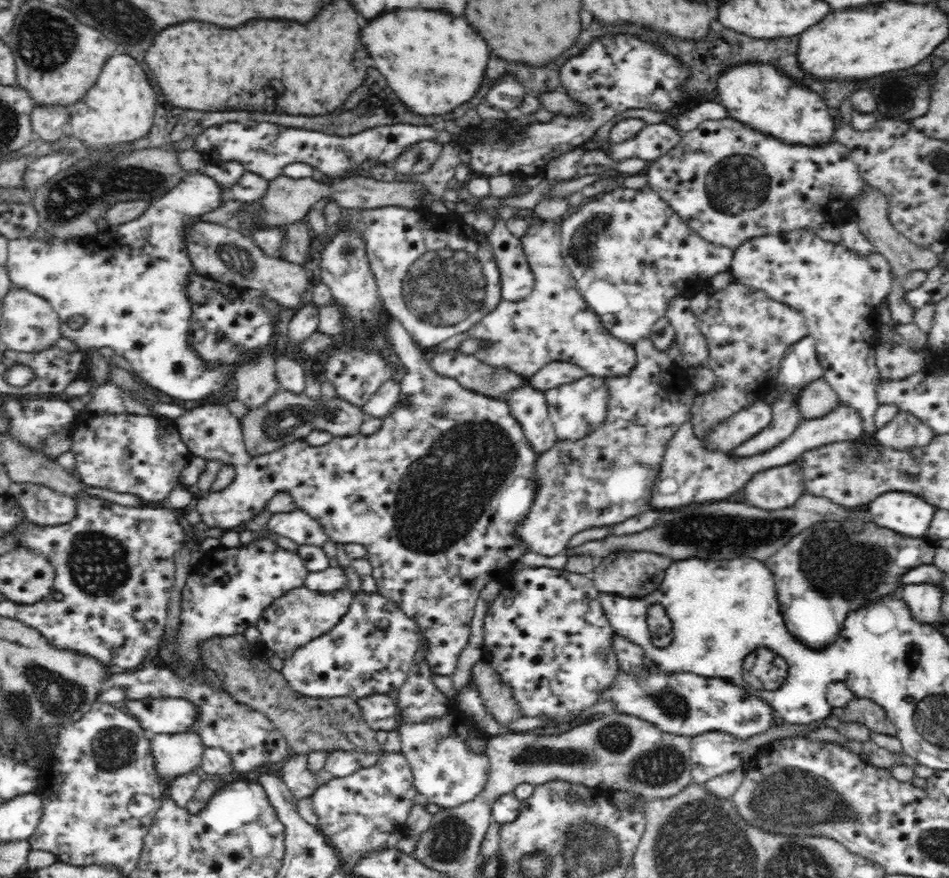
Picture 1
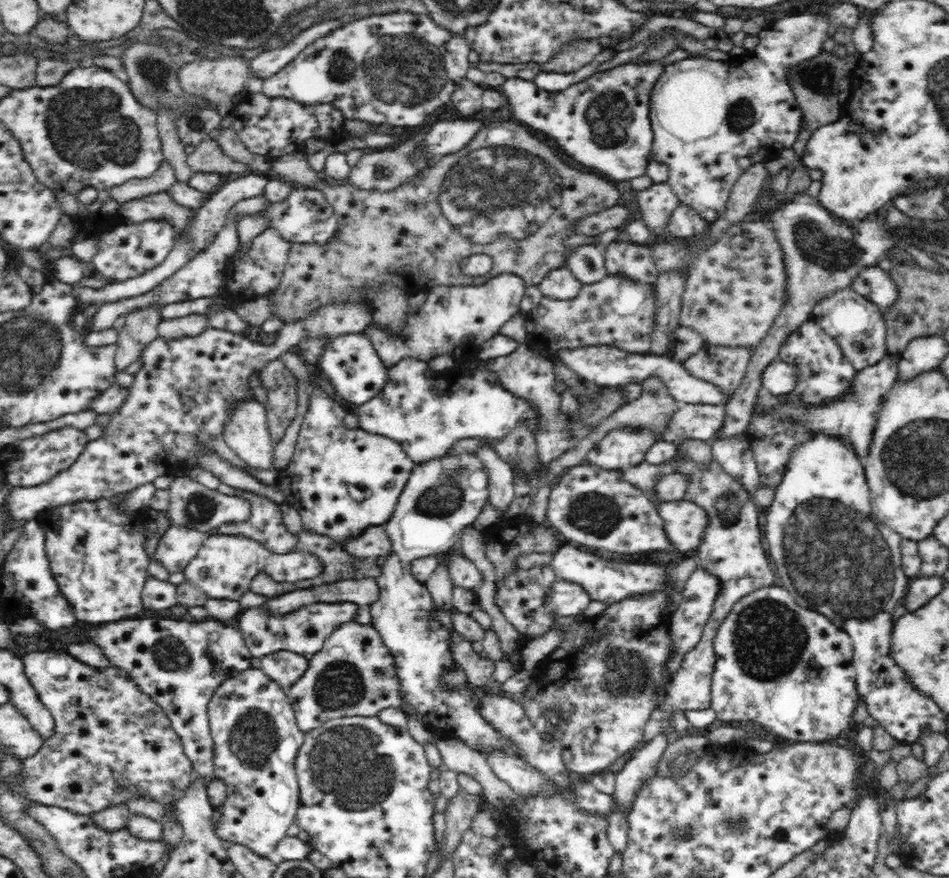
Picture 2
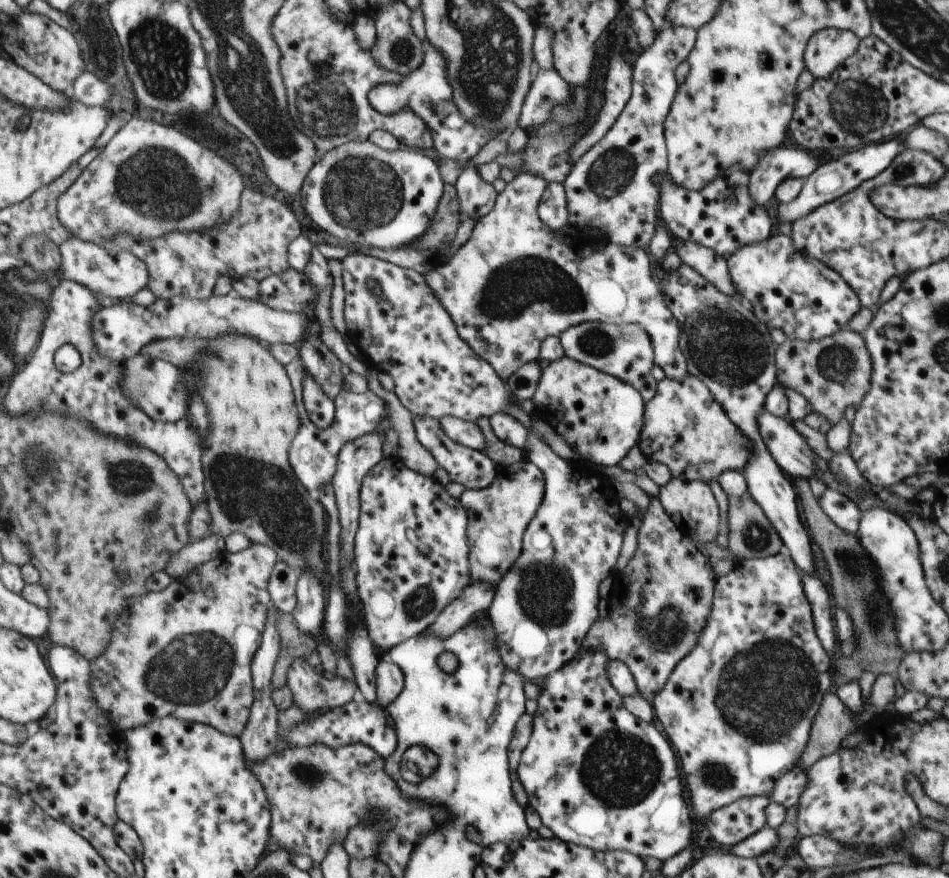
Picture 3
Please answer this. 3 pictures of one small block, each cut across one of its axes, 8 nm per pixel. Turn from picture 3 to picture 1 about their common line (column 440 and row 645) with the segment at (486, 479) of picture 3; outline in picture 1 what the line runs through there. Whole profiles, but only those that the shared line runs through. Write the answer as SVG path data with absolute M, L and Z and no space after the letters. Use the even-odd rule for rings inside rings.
M392 316L388 324L384 324L384 331L388 333L388 341L394 346L394 354L398 355L400 362L406 368L406 374L400 383L399 403L392 408L392 412L382 419L379 430L375 433L362 436L360 433L346 435L345 437L333 436L328 444L322 446L312 446L305 439L295 439L290 444L285 444L276 448L272 452L252 456L244 447L241 431L241 419L236 418L229 410L227 405L212 404L212 406L202 406L202 408L193 408L188 411L183 410L179 417L175 418L176 428L180 431L181 438L185 445L189 447L192 456L208 460L217 460L222 465L233 466L235 477L230 486L226 486L220 492L208 492L205 495L198 496L193 503L193 507L199 512L201 522L206 528L222 528L226 530L239 529L244 524L252 520L257 514L265 510L267 502L279 492L288 493L294 498L298 509L304 510L306 514L312 515L324 527L325 533L330 535L331 543L341 545L343 543L354 543L366 548L368 552L367 560L370 562L374 572L372 578L378 585L377 593L384 598L394 602L401 608L402 612L410 618L416 620L417 626L422 632L425 632L421 641L420 658L427 660L428 666L433 673L442 676L451 676L456 672L456 664L462 650L466 648L471 635L471 621L475 612L475 604L480 597L480 592L490 583L495 581L495 577L500 570L513 565L521 556L530 552L526 547L518 545L511 536L515 526L522 520L522 514L530 510L531 502L535 496L537 482L534 480L534 466L538 457L534 449L527 444L521 423L513 417L510 406L502 399L487 397L484 394L478 394L473 390L462 387L457 380L435 373L434 369L427 364L428 356L420 354L418 344L410 336L402 324Z

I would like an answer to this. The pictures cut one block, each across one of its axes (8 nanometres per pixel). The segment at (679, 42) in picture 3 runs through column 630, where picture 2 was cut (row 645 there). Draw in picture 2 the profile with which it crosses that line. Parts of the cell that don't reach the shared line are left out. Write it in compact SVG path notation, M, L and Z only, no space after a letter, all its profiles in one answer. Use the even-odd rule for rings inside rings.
M156 618L125 619L108 622L106 626L83 631L75 642L97 644L102 654L109 658L111 666L125 670L142 693L152 697L152 701L161 706L168 715L173 729L180 737L186 756L192 761L195 776L202 781L213 778L213 738L209 727L209 703L215 691L227 678L232 678L250 667L250 654L241 633L230 625L222 626L216 619L201 622L186 622L178 619L156 620Z

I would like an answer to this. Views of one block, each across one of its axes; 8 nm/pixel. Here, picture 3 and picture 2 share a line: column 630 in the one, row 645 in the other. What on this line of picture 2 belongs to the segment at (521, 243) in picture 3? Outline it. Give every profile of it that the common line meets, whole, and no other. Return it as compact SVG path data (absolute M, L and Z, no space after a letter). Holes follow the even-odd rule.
M314 602L290 614L270 614L266 608L250 608L240 616L238 627L248 644L250 654L261 658L281 650L301 655L318 652L330 638L330 634L342 623L351 622L357 614L358 605L351 602Z

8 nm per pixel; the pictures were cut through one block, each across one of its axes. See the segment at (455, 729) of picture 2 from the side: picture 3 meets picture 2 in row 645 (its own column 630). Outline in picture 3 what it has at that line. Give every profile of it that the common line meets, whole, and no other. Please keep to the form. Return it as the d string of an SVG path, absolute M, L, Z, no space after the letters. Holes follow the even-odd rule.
M564 355L556 362L539 360L537 363L542 374L535 395L531 398L536 408L534 416L542 422L551 423L572 444L579 457L589 461L590 466L603 468L619 465L628 451L637 445L644 429L645 400L640 392L615 376L578 362L570 356Z

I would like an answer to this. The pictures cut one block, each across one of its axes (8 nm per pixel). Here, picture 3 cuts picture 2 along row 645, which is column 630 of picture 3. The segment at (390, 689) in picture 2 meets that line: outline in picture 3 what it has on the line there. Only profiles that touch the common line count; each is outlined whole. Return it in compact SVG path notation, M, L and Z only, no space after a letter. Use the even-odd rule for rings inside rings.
M584 322L569 327L560 334L559 338L566 356L630 384L640 392L645 402L652 401L657 394L656 380L650 374L652 358L654 358L653 340L642 326L628 323L618 325Z

